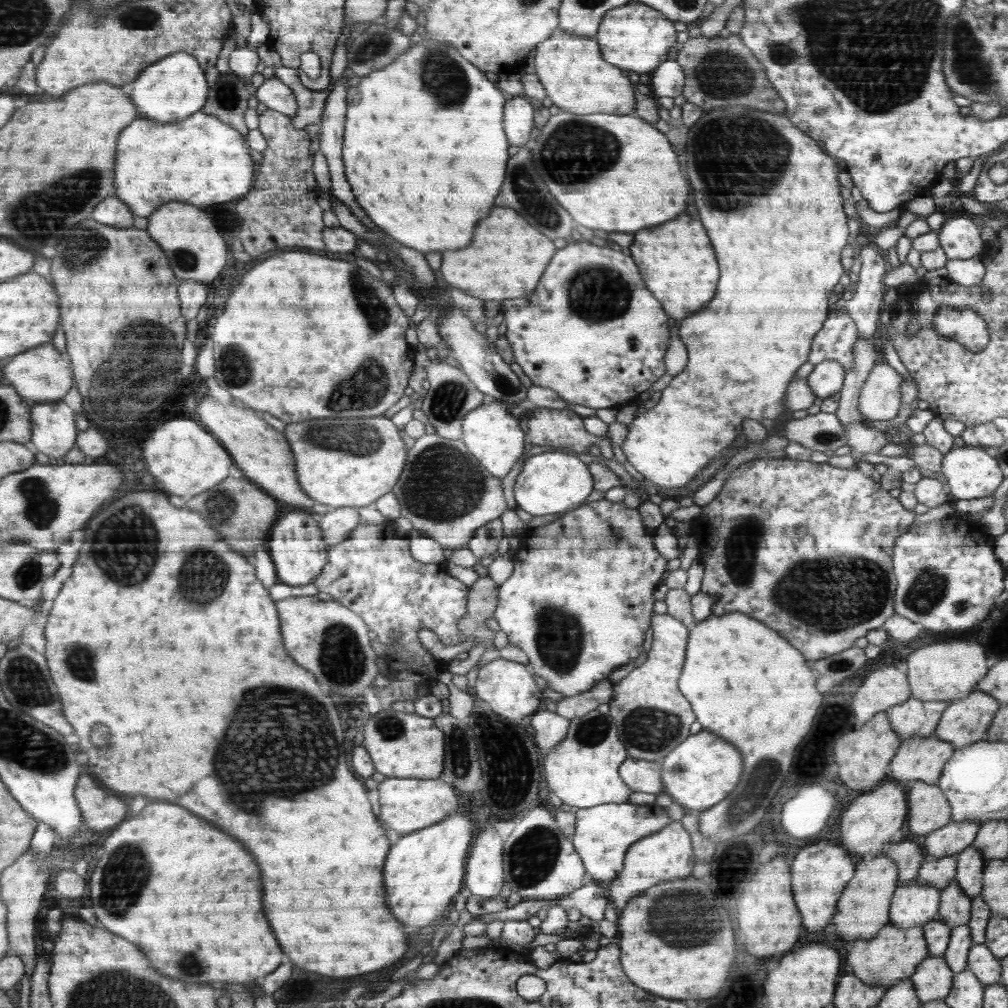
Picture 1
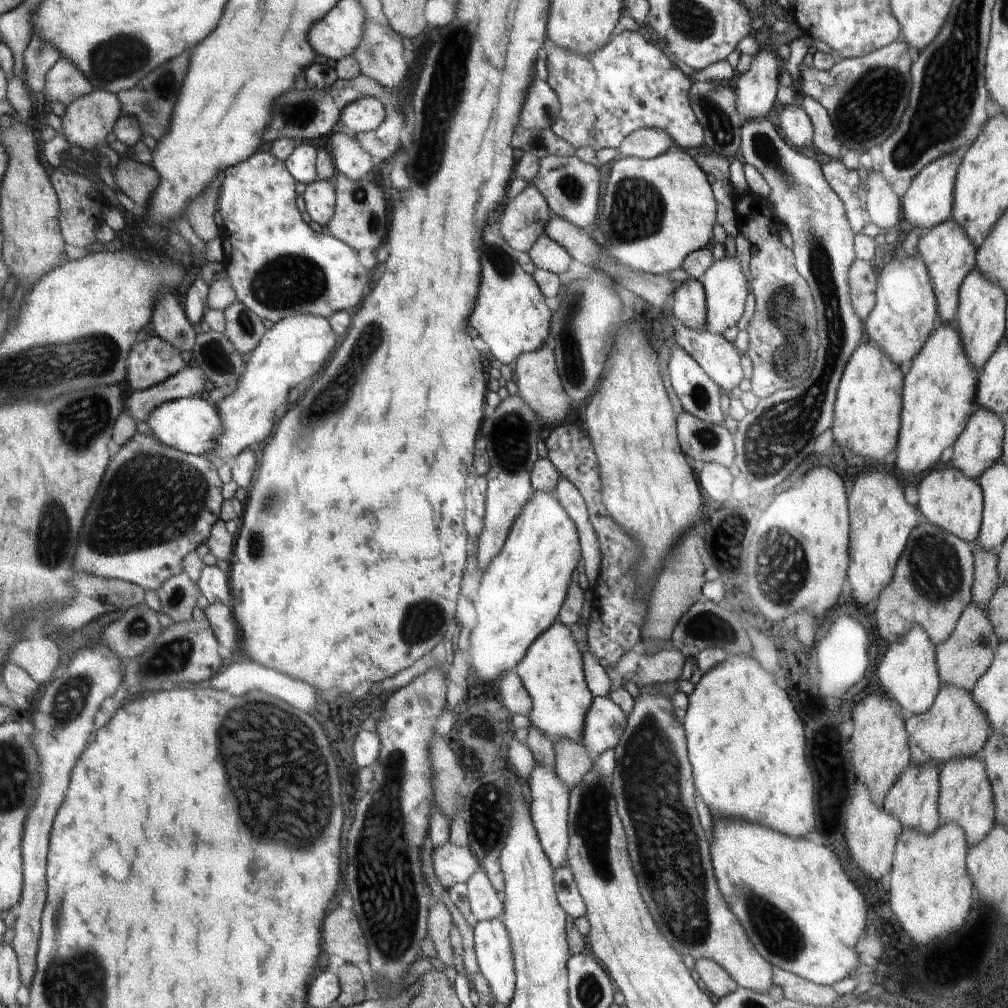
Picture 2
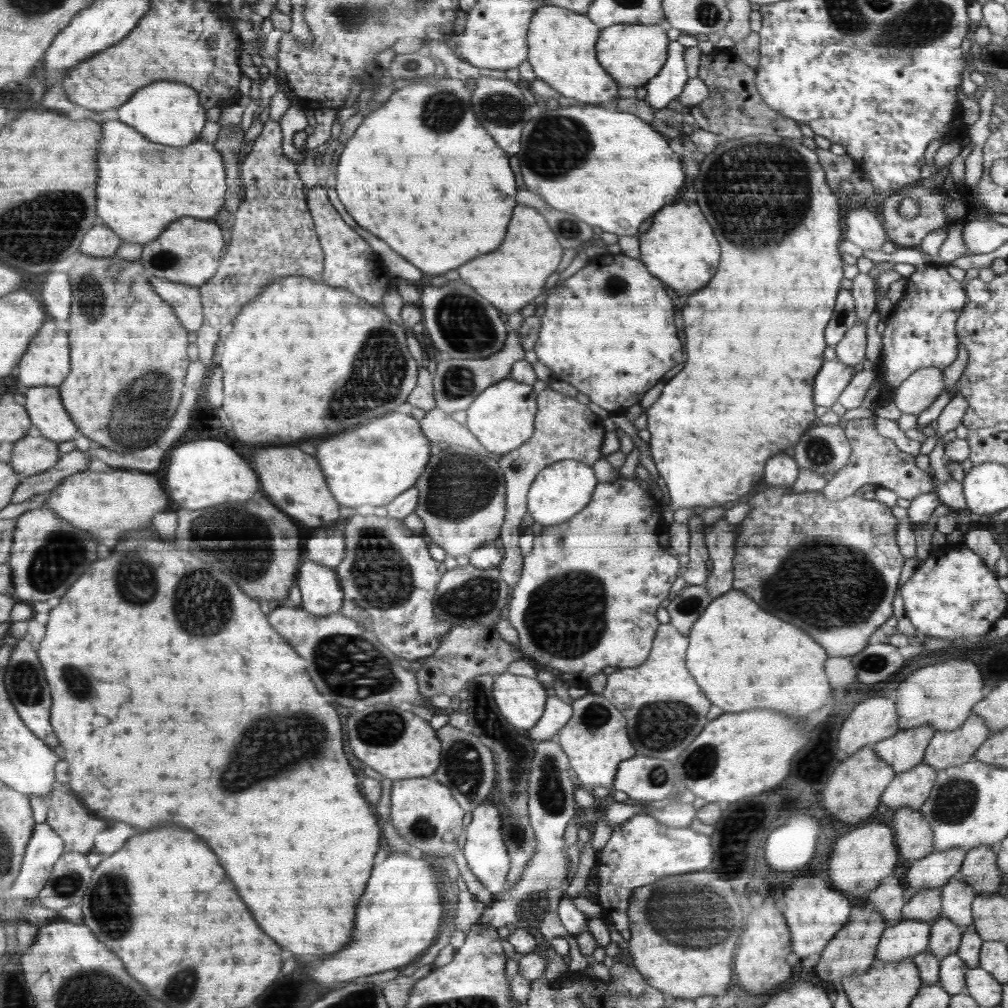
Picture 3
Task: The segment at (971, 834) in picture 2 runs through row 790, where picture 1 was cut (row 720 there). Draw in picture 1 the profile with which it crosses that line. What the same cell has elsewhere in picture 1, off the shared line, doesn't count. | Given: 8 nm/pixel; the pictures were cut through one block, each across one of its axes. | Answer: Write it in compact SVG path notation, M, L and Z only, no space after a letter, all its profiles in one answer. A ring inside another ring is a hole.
M974 690L968 697L949 704L932 735L950 741L956 750L964 748L984 739L1001 707L997 698Z

